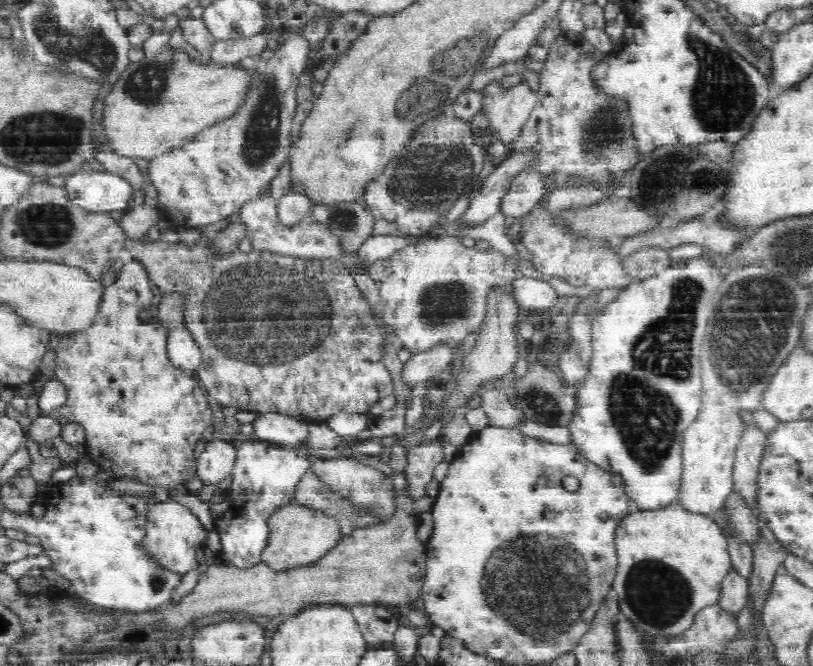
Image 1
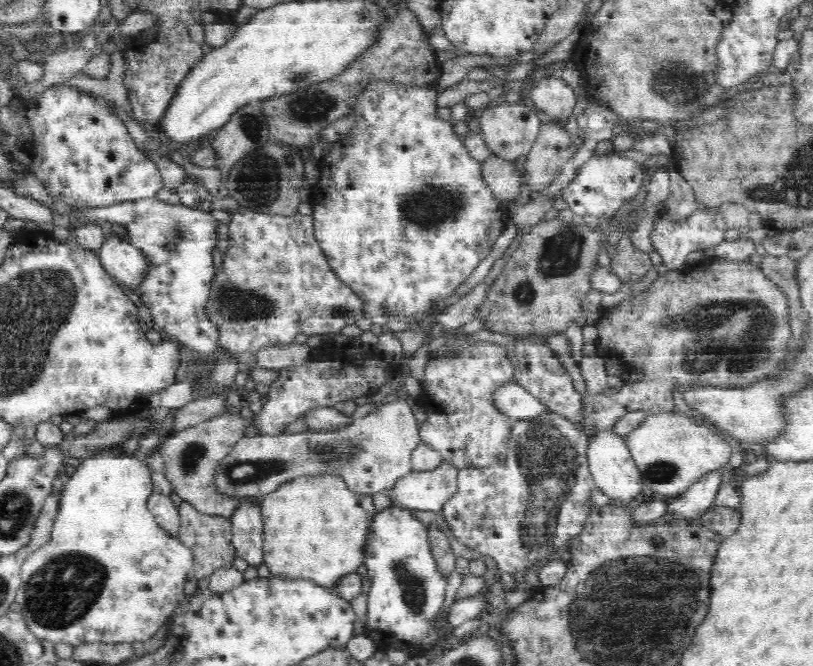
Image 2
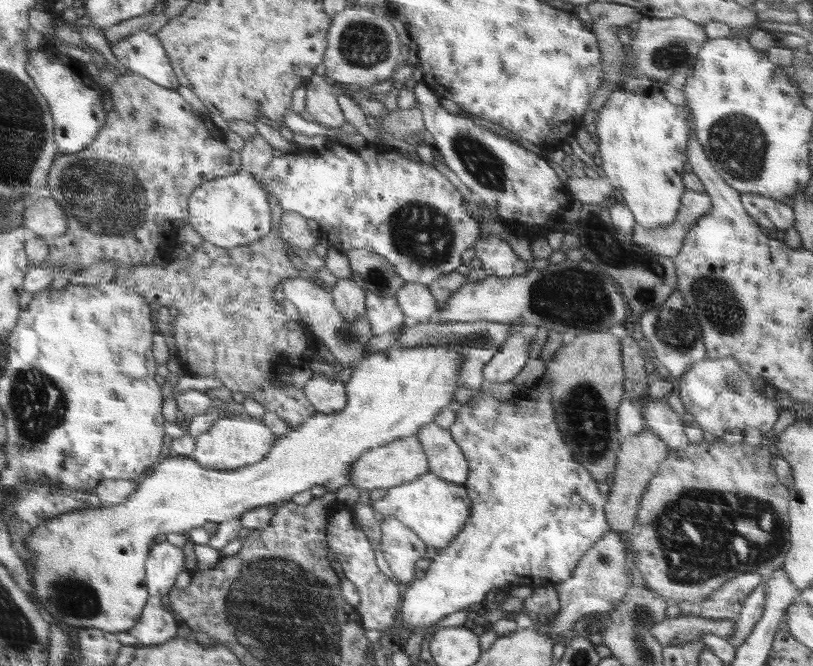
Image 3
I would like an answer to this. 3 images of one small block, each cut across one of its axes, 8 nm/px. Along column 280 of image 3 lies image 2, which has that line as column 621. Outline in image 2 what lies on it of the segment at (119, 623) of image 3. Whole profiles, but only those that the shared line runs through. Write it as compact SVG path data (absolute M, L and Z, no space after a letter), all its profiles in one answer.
M602 431L589 439L587 446L587 461L594 484L603 494L610 496L614 502L626 505L637 494L642 492L641 472L631 458L623 437L612 431Z

